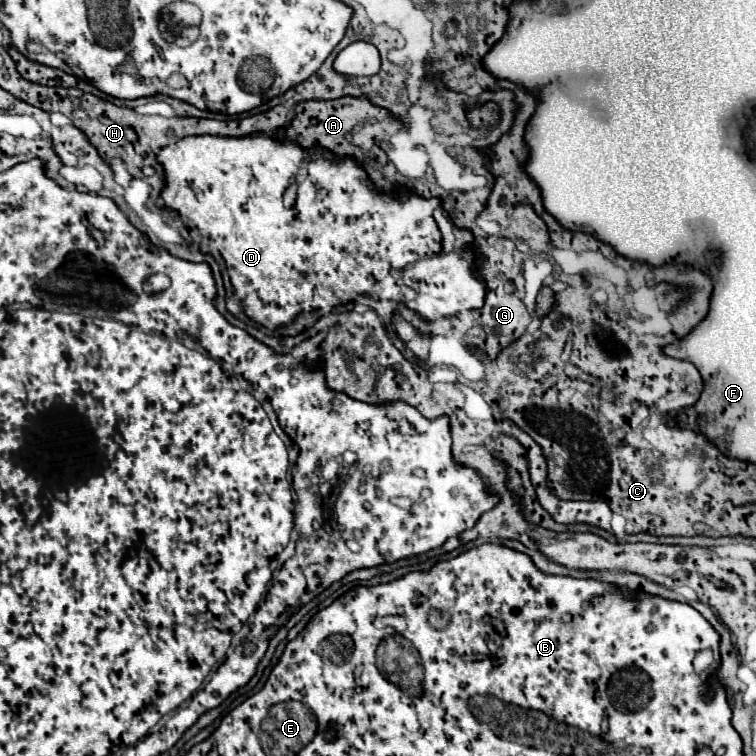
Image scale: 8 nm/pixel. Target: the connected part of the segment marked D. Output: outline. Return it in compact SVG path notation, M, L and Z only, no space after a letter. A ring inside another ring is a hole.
M256 133L256 135L248 135L248 137L242 137L242 139L234 139L234 137L214 137L214 135L200 135L200 137L184 137L184 139L180 139L180 141L176 141L176 143L172 143L170 147L166 147L166 149L160 149L158 151L158 161L164 165L164 171L166 171L166 187L162 189L162 193L160 193L160 201L158 201L158 205L164 205L164 207L170 207L170 209L176 209L178 213L180 213L180 217L184 217L184 219L188 219L188 221L192 221L192 225L194 227L198 227L200 231L208 231L210 233L210 239L214 241L214 245L220 249L220 253L222 253L222 257L224 257L224 261L226 261L226 267L228 267L228 275L230 275L230 279L232 279L232 285L234 285L234 289L236 289L236 293L240 295L240 299L242 299L242 305L244 305L244 309L246 309L246 313L250 313L252 315L252 319L256 321L256 323L262 323L264 327L268 327L268 329L274 329L274 327L280 327L280 325L286 325L286 323L290 323L290 321L294 321L294 317L298 315L298 313L302 313L302 311L318 311L318 315L322 317L322 315L326 315L326 313L330 313L336 305L342 305L342 303L348 303L348 301L352 301L356 295L360 295L360 293L366 293L366 295L370 295L370 298L375 300L376 297L380 297L380 299L390 299L390 301L404 301L410 309L414 309L416 313L420 313L424 319L428 319L428 321L432 321L432 319L440 319L440 317L448 317L448 315L454 315L454 313L458 313L458 311L464 311L464 309L480 309L480 305L484 305L484 295L486 295L486 289L484 289L484 283L480 281L480 279L476 279L474 277L474 271L472 271L472 261L474 261L474 253L468 249L468 245L472 243L472 233L470 231L466 231L466 229L462 229L462 231L458 231L458 253L456 253L456 247L450 251L450 255L444 255L444 251L442 251L442 235L440 235L440 229L438 229L438 225L436 225L436 221L434 221L434 217L432 217L432 205L416 205L416 197L414 195L400 195L400 197L392 197L392 195L380 195L380 193L374 193L372 191L372 185L368 183L368 179L366 179L366 173L364 173L364 169L354 161L354 159L342 159L342 161L328 161L328 159L310 159L308 155L304 155L304 149L300 149L296 143L292 143L292 141L286 141L286 143L280 143L276 137L272 137L272 135L264 135L264 133ZM288 189L296 189L296 197L294 197L294 203L292 205L286 205L284 203L284 195L288 193ZM404 287L410 287L410 289L414 289L418 295L416 295L416 299L412 299L412 301L408 301L406 297L404 297Z

